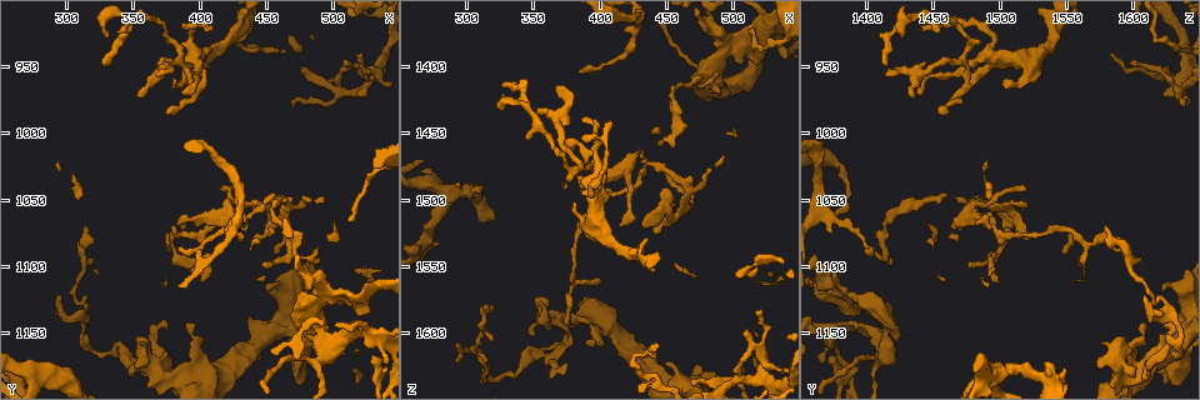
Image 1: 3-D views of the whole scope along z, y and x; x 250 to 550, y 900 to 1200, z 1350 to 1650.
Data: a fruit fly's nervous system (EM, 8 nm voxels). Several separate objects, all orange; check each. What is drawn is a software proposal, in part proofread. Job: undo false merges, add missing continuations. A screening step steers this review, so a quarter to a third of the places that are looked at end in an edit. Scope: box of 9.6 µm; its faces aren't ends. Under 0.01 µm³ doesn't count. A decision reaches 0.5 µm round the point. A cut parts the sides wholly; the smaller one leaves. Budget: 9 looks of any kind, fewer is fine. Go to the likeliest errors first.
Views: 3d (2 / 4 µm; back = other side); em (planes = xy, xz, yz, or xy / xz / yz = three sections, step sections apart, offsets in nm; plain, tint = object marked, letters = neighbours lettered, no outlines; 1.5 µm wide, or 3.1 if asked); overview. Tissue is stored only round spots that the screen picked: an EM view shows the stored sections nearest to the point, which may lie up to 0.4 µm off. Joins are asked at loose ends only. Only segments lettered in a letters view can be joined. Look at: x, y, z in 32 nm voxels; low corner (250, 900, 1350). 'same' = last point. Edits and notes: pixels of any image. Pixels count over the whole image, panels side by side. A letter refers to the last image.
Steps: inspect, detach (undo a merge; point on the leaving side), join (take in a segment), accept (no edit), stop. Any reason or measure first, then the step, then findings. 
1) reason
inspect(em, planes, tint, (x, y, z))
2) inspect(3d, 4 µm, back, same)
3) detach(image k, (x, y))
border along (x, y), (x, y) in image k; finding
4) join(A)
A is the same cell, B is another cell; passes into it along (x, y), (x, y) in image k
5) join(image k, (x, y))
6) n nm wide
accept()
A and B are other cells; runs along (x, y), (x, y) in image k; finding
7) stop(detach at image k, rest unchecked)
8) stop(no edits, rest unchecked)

inspect(3d, 2 µm, (316, 1072, 1578))

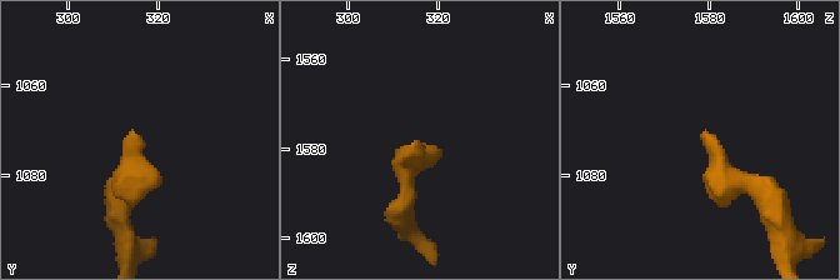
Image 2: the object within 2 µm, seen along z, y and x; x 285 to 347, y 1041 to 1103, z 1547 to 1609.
inspect(em, planes, letters, (314, 1071, 1578))

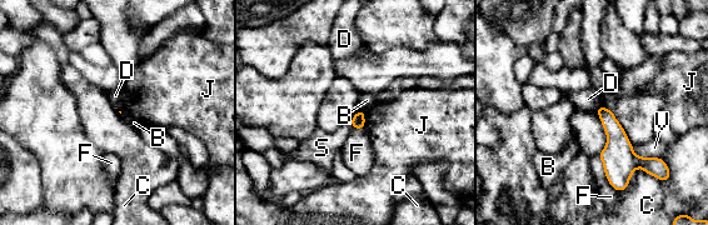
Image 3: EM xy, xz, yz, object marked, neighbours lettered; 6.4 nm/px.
F touches over 280 nm
accept()
B, C, D, F, J, S and V are other cells; none of them fits

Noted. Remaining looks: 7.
branch stops here
inspect(em, xz, step 4, letters, (440, 1076, 1522))

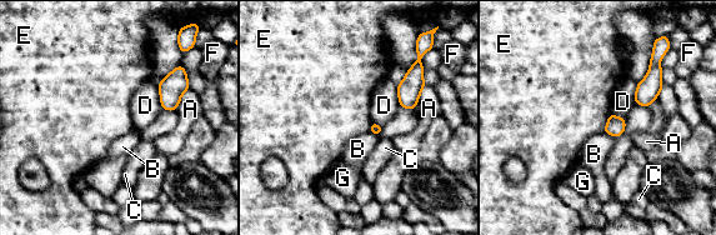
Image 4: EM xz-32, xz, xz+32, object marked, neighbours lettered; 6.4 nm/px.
inspect(em, planes, letters, same)

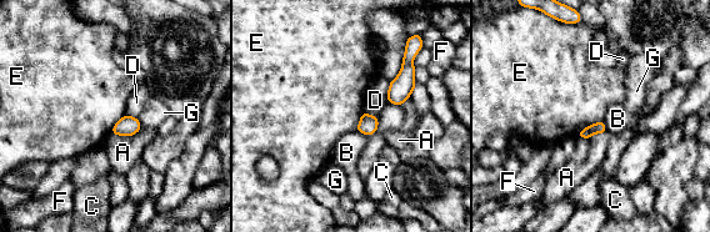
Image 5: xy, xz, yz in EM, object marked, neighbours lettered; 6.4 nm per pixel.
accept()
A, B, C, D, E, F and G are other cells; border along (604, 120), (585, 126), (576, 136) in image 5; no lettered segment goes on from it

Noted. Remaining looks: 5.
sharp bend
inspect(3d, 4 µm, back, (404, 920, 1454))

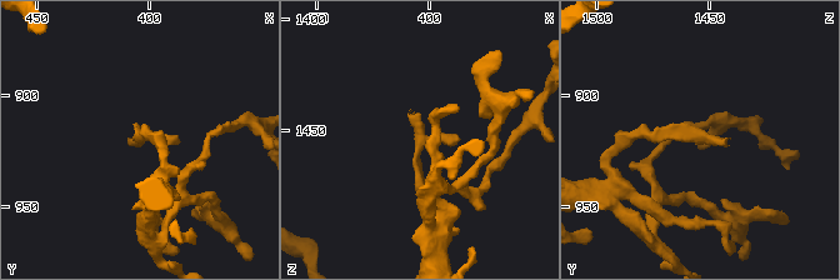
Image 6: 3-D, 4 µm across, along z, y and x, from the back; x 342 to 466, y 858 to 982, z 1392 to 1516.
need the tissue
inspect(em, xy, step 4, letters, (404, 918, 1454))

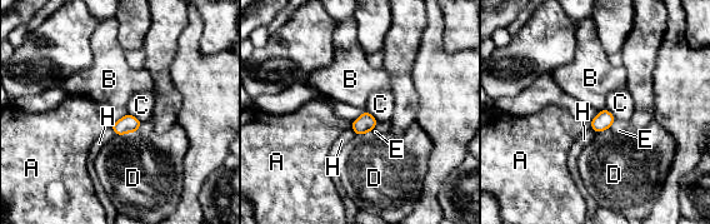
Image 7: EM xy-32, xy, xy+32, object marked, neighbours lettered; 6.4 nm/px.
accept()
A, B, C, D, E and H are other cells; one cell here

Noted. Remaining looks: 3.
branch stops here
inspect(em, planes, letters, (386, 1086, 1406))

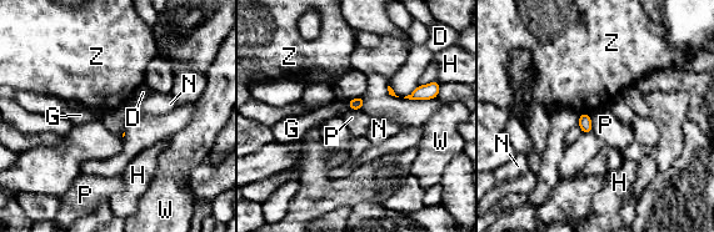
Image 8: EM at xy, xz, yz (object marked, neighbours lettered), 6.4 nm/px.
accept()
D, G, H, N, P, W and Z are other cells; no lettered segment goes on from it

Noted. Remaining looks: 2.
stop(no edits, rest unchecked)

